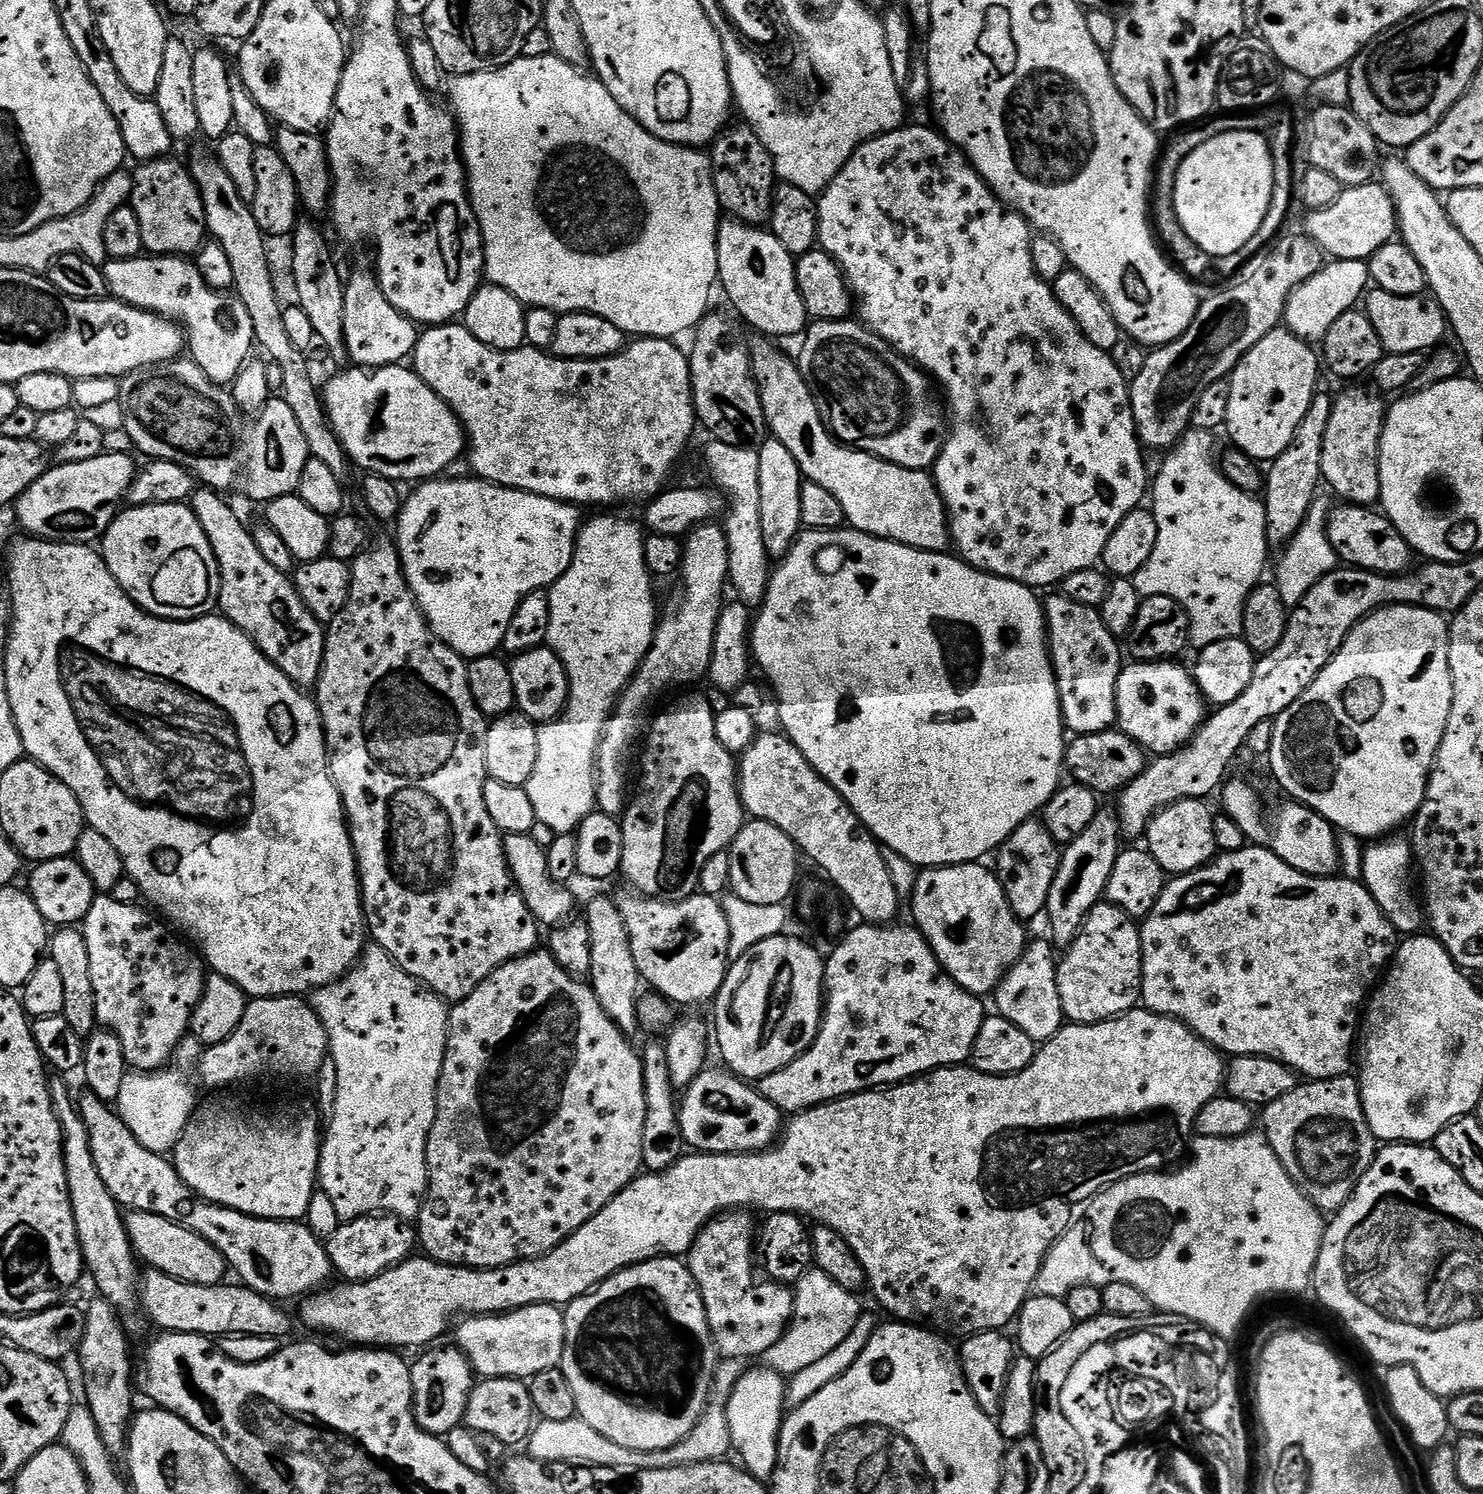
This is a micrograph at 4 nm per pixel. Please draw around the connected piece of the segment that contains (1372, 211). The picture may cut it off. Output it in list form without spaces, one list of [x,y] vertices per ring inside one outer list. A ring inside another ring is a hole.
[[[1380,182],[1363,184],[1353,188],[1345,187],[1338,202],[1334,202],[1334,206],[1326,206],[1326,210],[1321,212],[1308,212],[1305,217],[1304,228],[1302,228],[1303,235],[1310,237],[1320,247],[1320,251],[1324,253],[1325,257],[1332,260],[1362,260],[1367,262],[1375,252],[1382,250],[1382,246],[1393,243],[1398,236],[1396,207],[1383,183]]]

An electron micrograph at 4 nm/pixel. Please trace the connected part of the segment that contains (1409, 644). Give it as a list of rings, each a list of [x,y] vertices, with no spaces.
[[[1390,604],[1387,608],[1379,608],[1377,612],[1360,621],[1352,633],[1344,639],[1342,646],[1334,654],[1334,658],[1314,678],[1312,685],[1305,690],[1302,698],[1294,702],[1274,721],[1274,742],[1270,746],[1266,760],[1272,763],[1272,776],[1289,792],[1291,799],[1298,804],[1313,808],[1322,818],[1332,823],[1332,827],[1349,836],[1358,836],[1372,842],[1377,838],[1387,837],[1400,830],[1404,823],[1411,821],[1420,811],[1424,795],[1428,793],[1428,778],[1432,774],[1432,766],[1442,746],[1442,738],[1446,734],[1446,722],[1450,722],[1450,706],[1454,702],[1454,686],[1452,671],[1448,657],[1449,621],[1441,613],[1432,612],[1414,604]]]

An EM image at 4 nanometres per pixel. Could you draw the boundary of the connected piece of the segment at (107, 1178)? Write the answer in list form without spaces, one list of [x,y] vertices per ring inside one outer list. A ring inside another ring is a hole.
[[[89,1091],[83,1093],[84,1097],[79,1097],[78,1107],[80,1110],[80,1117],[82,1122],[86,1122],[86,1134],[90,1134],[90,1154],[94,1154],[94,1166],[98,1166],[98,1174],[102,1174],[102,1182],[106,1182],[106,1190],[110,1190],[110,1194],[115,1198],[116,1203],[120,1205],[121,1209],[131,1210],[133,1212],[145,1212],[146,1214],[158,1214],[162,1218],[166,1218],[170,1222],[174,1222],[178,1226],[186,1226],[186,1230],[194,1230],[194,1234],[198,1234],[202,1238],[206,1238],[206,1242],[210,1242],[221,1252],[227,1262],[229,1269],[233,1273],[237,1272],[239,1283],[252,1288],[255,1292],[261,1292],[262,1295],[268,1297],[270,1300],[277,1302],[285,1302],[284,1300],[296,1300],[312,1295],[313,1292],[323,1289],[325,1285],[333,1279],[334,1273],[332,1270],[332,1263],[328,1257],[327,1247],[316,1237],[312,1231],[308,1229],[307,1223],[293,1222],[290,1220],[263,1220],[257,1216],[247,1216],[233,1208],[223,1208],[221,1204],[210,1204],[207,1200],[197,1198],[194,1193],[188,1189],[186,1182],[182,1182],[182,1178],[178,1174],[175,1164],[167,1155],[159,1152],[151,1152],[146,1150],[146,1146],[142,1146],[142,1142],[138,1142],[138,1138],[134,1138],[134,1134],[130,1134],[130,1130],[126,1126],[126,1122],[122,1122],[120,1113],[116,1111],[115,1107],[109,1101],[98,1098],[95,1094]]]

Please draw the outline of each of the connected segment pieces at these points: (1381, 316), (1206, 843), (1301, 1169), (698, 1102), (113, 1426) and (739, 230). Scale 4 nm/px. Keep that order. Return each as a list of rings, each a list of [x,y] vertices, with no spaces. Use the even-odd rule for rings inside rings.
[[[1373,287],[1363,297],[1362,310],[1370,318],[1370,326],[1378,330],[1378,338],[1382,342],[1385,353],[1414,354],[1415,352],[1431,353],[1437,346],[1445,342],[1444,335],[1449,335],[1448,320],[1440,303],[1434,298],[1421,294],[1418,296],[1399,296],[1386,290]]]
[[[1179,800],[1169,808],[1158,813],[1146,833],[1147,851],[1162,866],[1165,873],[1183,874],[1211,864],[1217,855],[1216,824],[1212,821],[1212,812],[1204,800]]]
[[[1349,1074],[1297,1083],[1290,1094],[1263,1105],[1262,1135],[1278,1154],[1278,1162],[1304,1192],[1304,1197],[1325,1214],[1339,1212],[1354,1194],[1362,1174],[1370,1170],[1378,1151],[1376,1135],[1366,1122],[1360,1082]]]
[[[705,1070],[683,1089],[678,1104],[684,1143],[700,1154],[762,1152],[781,1139],[786,1120],[780,1108],[760,1093],[759,1087],[727,1070]]]
[[[95,1298],[84,1308],[86,1334],[78,1349],[80,1368],[84,1371],[84,1396],[90,1414],[98,1425],[98,1434],[106,1442],[106,1450],[113,1458],[120,1458],[128,1450],[128,1430],[132,1427],[132,1360],[128,1357],[128,1336],[124,1333],[121,1313],[109,1300]]]
[[[731,218],[721,223],[716,245],[720,271],[718,284],[721,289],[724,287],[737,314],[750,327],[768,336],[799,337],[805,331],[810,317],[802,302],[802,294],[798,294],[796,261],[786,246],[782,246],[782,242],[778,242],[770,230],[741,224],[739,220]]]

